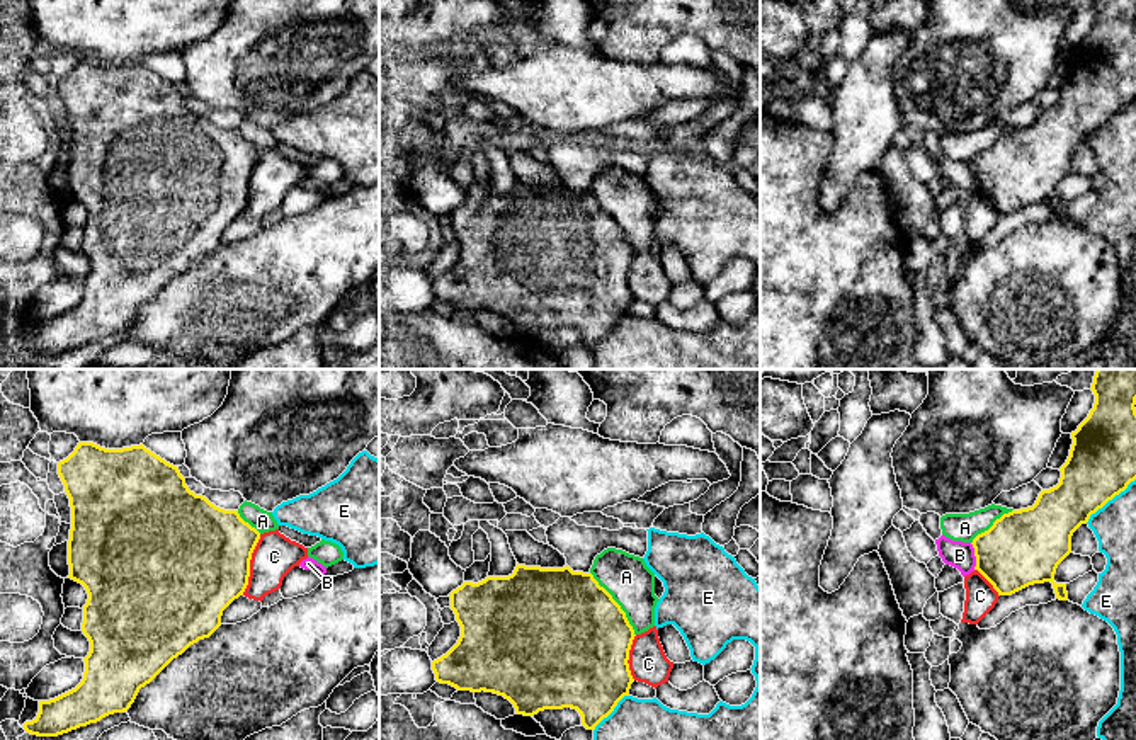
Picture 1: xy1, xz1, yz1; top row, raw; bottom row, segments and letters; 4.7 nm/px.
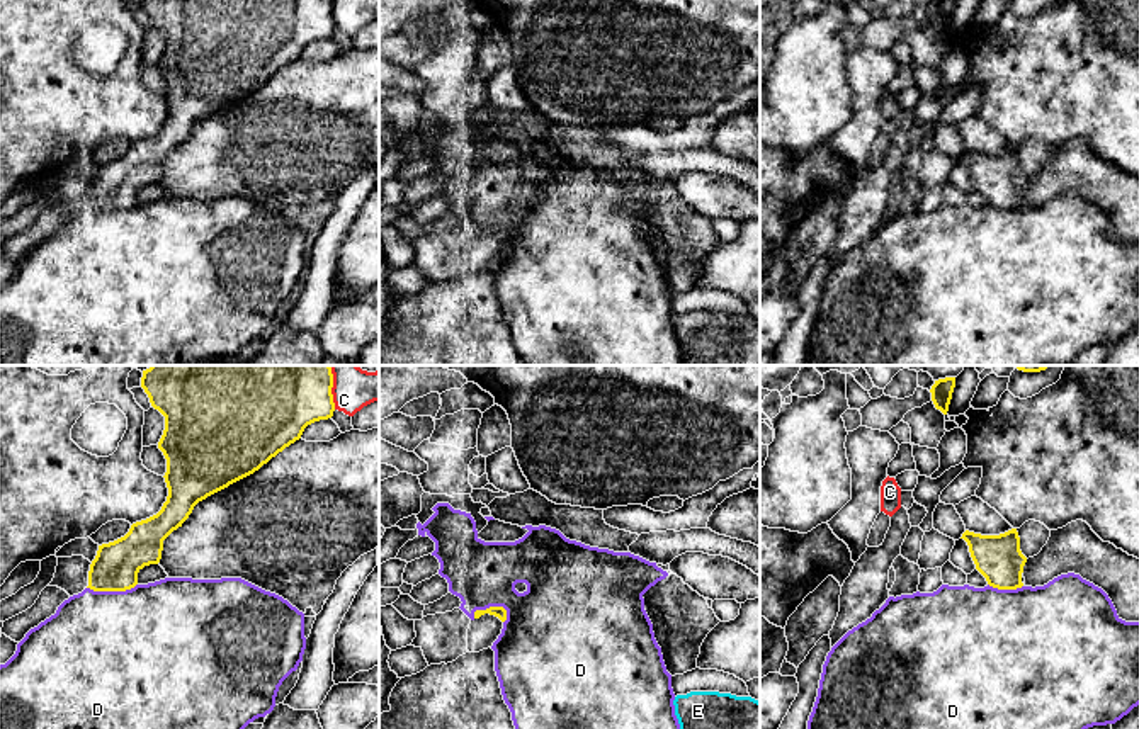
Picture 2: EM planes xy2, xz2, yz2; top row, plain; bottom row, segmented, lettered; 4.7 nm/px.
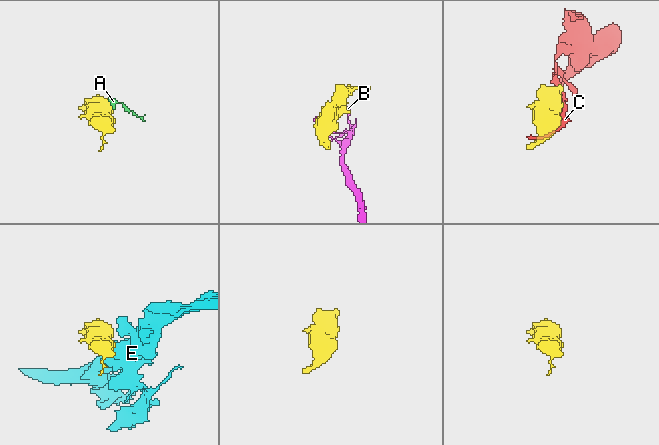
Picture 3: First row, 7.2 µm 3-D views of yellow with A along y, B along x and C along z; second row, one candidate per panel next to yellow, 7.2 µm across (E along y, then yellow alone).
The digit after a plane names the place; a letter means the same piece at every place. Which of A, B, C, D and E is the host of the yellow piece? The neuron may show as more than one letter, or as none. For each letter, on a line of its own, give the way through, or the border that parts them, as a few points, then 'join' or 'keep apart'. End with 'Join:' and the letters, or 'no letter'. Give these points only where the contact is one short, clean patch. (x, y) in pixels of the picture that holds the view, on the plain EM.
A: border xz1 (590, 191), (624, 232), (635, 254); keep apart
B: border yz1 (970, 162), (975, 172), (975, 187); keep apart
C: keep apart
D: border xy2 (136, 203), (126, 209), (87, 208); keep apart
E: keep apart
Join: no letter

